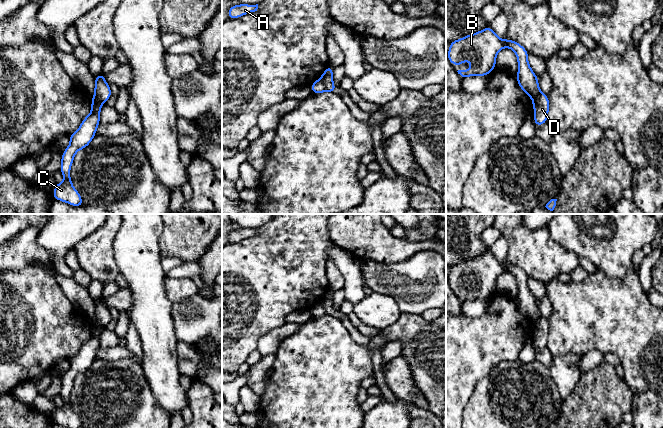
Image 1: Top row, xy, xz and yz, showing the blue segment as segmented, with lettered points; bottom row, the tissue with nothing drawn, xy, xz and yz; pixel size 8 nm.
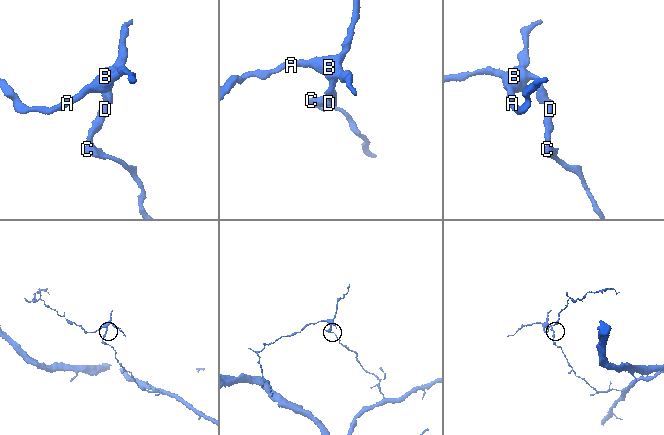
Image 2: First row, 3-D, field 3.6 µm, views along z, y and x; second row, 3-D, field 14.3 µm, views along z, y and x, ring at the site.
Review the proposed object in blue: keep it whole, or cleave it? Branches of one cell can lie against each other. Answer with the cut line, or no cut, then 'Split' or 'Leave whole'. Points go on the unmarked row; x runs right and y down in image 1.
Split along xz (320, 302), (326, 314). Split

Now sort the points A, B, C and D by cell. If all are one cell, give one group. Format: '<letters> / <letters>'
A B / C D

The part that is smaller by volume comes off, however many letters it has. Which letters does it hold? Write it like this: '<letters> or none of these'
A, B

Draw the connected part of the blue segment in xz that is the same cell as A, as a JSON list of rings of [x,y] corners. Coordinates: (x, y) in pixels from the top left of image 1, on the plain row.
[[[249,228],[233,229],[228,234],[228,242],[236,243],[236,242],[241,241],[242,239],[255,236],[257,235],[257,233],[258,233],[258,228],[256,229],[249,229]]]

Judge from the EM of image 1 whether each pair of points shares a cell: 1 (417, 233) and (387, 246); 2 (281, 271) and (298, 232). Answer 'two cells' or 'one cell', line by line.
1: two cells
2: one cell

